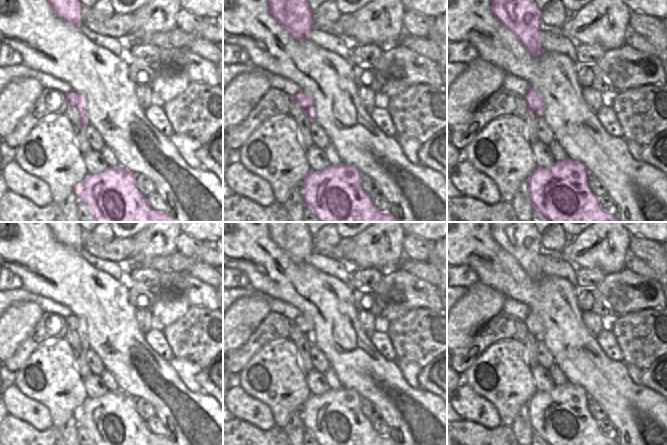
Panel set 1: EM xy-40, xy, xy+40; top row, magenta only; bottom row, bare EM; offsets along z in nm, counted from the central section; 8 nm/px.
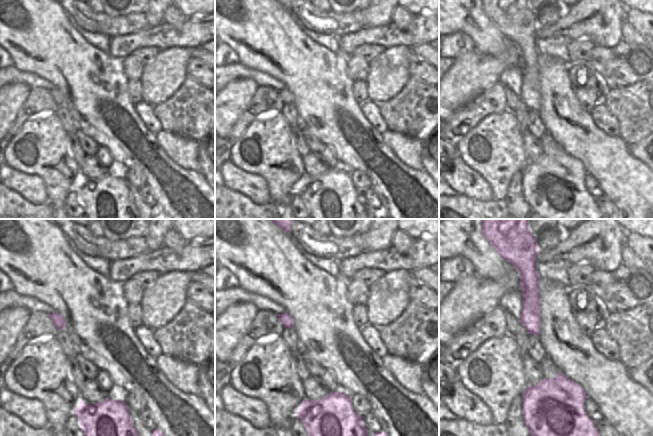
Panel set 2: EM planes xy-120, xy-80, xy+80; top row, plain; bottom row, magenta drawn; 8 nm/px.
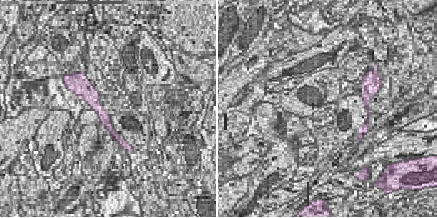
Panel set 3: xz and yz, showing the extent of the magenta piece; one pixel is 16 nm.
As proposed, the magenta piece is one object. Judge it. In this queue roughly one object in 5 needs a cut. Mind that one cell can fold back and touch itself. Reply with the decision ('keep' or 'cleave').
keep

